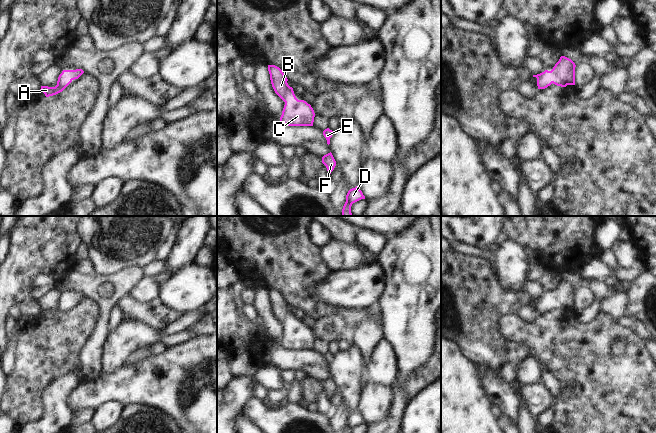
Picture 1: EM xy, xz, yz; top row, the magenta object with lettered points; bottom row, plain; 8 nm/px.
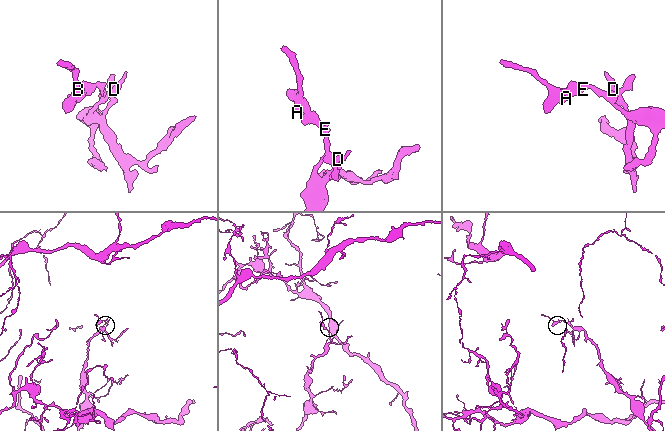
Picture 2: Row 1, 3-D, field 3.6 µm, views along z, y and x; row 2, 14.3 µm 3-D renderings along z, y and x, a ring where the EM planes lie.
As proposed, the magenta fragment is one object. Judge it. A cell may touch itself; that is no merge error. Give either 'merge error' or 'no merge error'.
no merge error

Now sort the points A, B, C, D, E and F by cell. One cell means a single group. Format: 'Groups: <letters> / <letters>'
Groups: A B C D E F.

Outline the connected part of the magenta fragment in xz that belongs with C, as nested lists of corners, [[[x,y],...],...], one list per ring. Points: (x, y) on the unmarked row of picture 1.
[[[268,289],[268,295],[275,317],[285,326],[280,346],[287,350],[313,350],[315,337],[311,329],[296,322],[279,291]]]

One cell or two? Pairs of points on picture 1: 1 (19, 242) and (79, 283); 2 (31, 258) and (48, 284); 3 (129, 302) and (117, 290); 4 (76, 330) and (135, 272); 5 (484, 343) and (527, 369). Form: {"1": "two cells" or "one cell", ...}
{"1": "two cells", "2": "two cells", "3": "two cells", "4": "two cells", "5": "two cells"}

